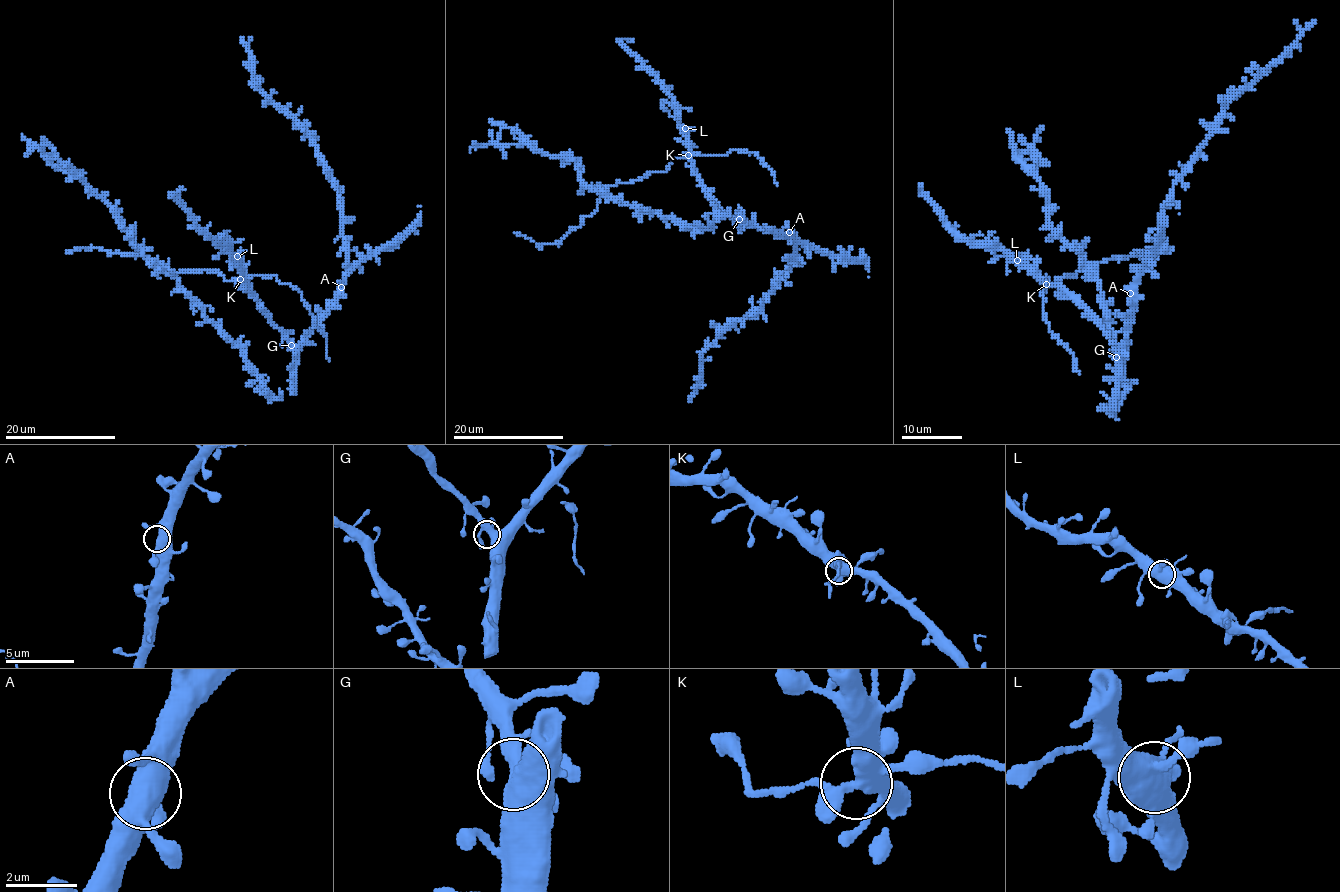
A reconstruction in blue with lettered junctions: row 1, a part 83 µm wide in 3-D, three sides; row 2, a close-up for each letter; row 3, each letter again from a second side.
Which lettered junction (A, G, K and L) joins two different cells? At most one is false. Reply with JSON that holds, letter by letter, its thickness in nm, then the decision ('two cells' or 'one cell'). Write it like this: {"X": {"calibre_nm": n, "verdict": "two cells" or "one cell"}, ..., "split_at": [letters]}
{"A": {"calibre_nm": 460, "verdict": "one cell"}, "G": {"calibre_nm": 400, "verdict": "one cell"}, "K": {"calibre_nm": 460, "verdict": "one cell"}, "L": {"calibre_nm": 460, "verdict": "one cell"}, "split_at": []}

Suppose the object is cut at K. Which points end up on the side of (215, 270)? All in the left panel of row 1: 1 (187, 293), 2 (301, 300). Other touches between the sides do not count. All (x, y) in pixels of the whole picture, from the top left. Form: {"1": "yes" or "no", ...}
{"1": "no", "2": "no"}

